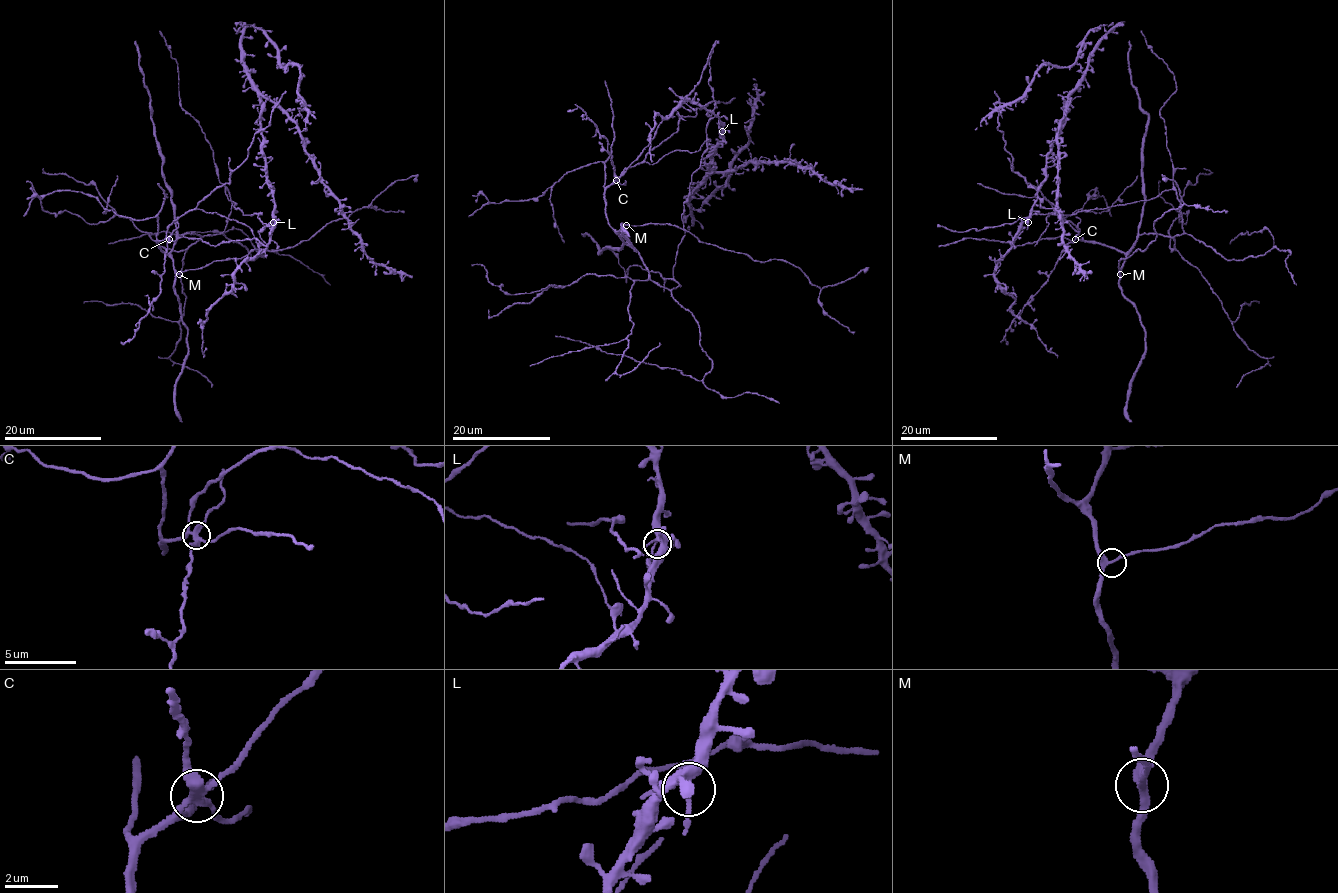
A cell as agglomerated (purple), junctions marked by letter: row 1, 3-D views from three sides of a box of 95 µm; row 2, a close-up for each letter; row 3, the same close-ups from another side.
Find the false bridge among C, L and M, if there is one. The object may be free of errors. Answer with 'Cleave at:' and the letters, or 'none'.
Cleave at: C

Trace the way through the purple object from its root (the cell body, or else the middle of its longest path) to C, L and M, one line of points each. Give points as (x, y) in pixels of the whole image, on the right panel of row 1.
C: (1103, 208), (1155, 199), (1173, 189), (1180, 202), (1184, 231), (1174, 236), (1143, 234), (1126, 253), (1075, 238)
L: (1103, 208), (1074, 214), (1031, 214), (1015, 222), (1028, 222)
M: (1103, 208), (1155, 199), (1172, 189), (1180, 202), (1184, 231), (1174, 236), (1140, 235), (1120, 274)

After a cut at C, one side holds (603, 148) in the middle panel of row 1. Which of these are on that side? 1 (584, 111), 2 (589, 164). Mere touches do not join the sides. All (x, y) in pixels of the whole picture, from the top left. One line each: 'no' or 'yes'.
1: yes
2: no

